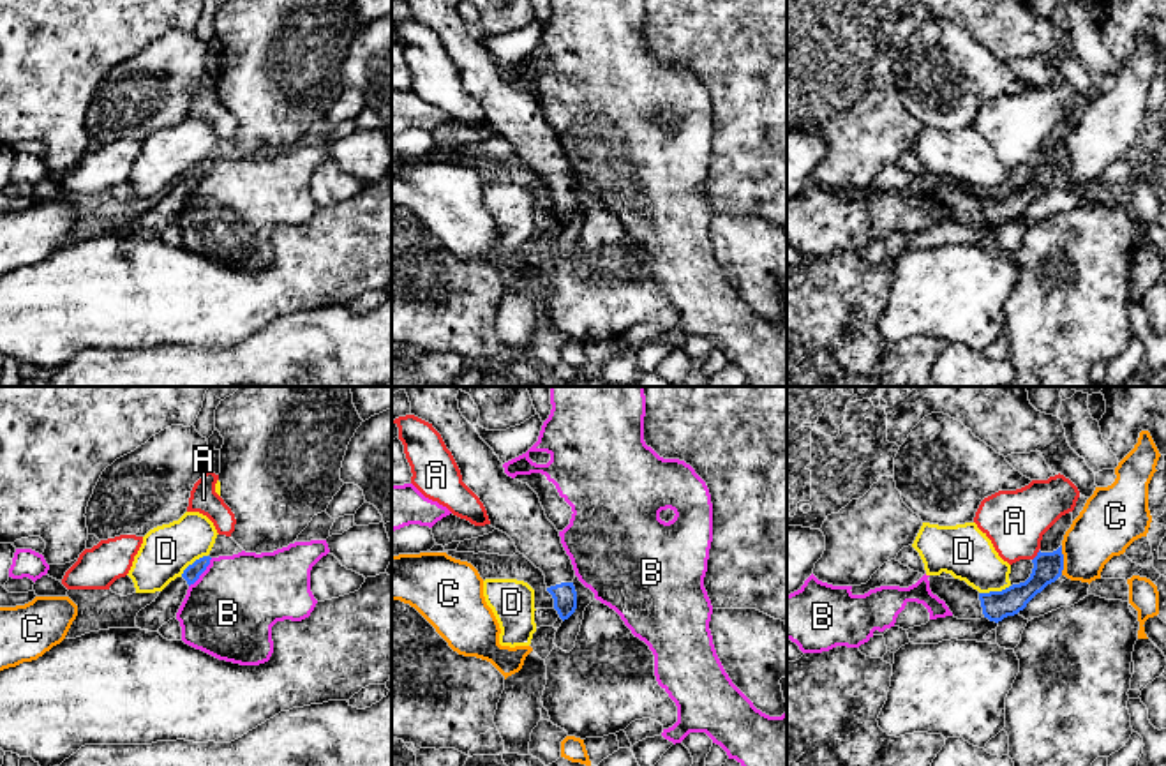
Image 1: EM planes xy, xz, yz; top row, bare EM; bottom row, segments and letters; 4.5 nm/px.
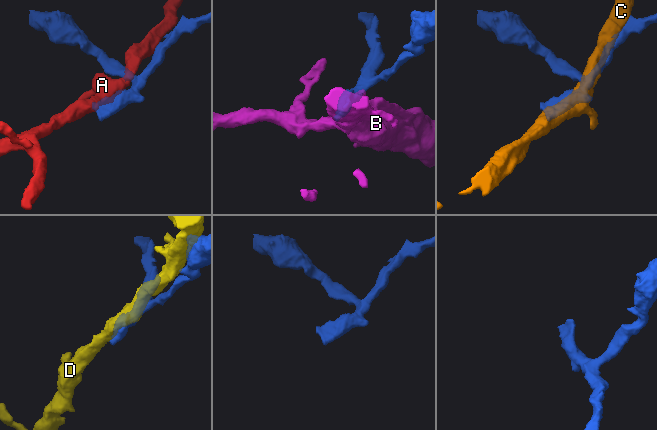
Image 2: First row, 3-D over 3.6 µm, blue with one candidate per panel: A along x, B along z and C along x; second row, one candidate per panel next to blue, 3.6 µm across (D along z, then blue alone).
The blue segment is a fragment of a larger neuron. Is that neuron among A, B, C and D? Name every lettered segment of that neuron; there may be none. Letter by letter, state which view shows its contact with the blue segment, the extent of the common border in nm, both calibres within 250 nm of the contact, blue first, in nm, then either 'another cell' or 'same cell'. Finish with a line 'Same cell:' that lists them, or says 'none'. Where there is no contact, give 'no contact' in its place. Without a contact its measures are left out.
A: yz | 60 nm | 130/280 nm | another cell
B: xy | 170 nm | 80/420 nm | another cell
C: yz | 140 nm | 130/260 nm | another cell
D: yz | 150 nm | 130/240 nm | another cell
Same cell: none

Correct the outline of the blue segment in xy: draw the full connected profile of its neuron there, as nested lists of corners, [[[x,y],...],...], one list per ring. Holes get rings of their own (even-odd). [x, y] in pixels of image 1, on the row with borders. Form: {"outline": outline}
{"outline": [[[210,556],[196,559],[180,577],[171,581],[150,605],[138,612],[136,627],[141,630],[157,632],[164,623],[176,618],[189,586],[199,579],[210,565],[210,559]]]}

